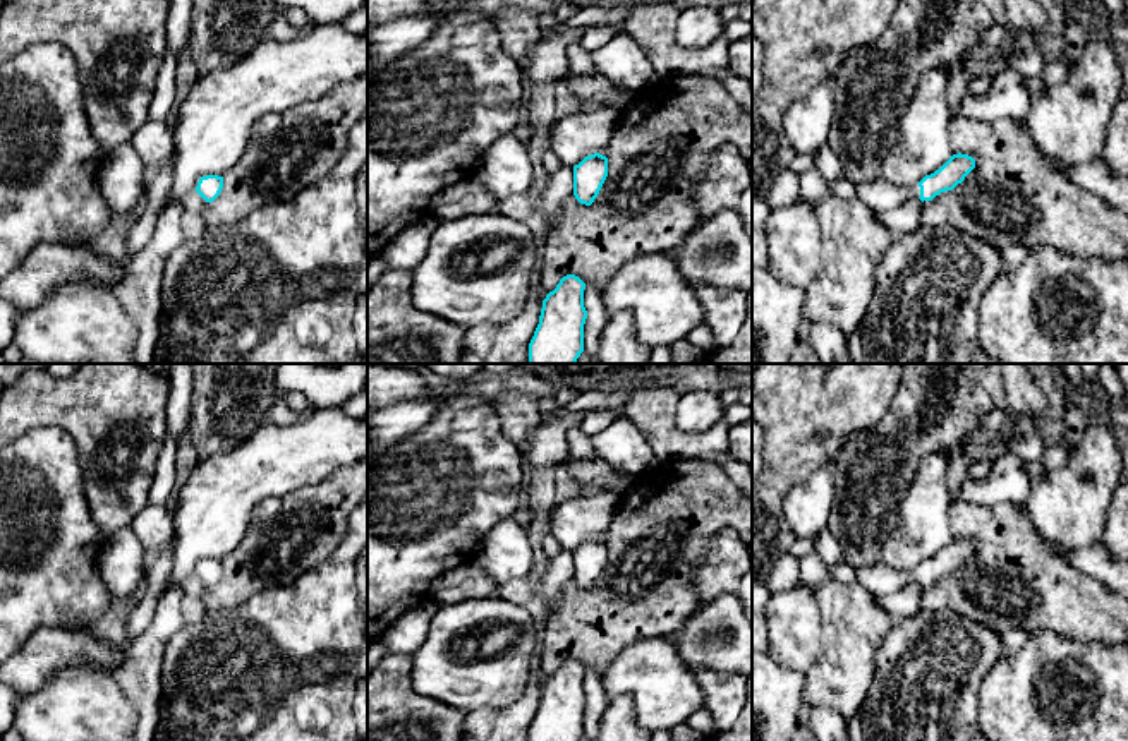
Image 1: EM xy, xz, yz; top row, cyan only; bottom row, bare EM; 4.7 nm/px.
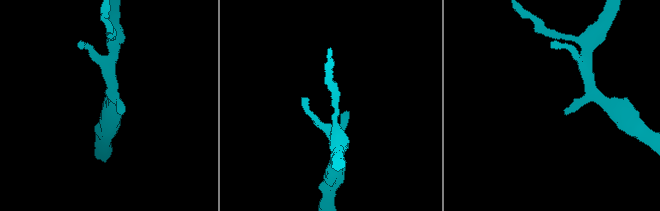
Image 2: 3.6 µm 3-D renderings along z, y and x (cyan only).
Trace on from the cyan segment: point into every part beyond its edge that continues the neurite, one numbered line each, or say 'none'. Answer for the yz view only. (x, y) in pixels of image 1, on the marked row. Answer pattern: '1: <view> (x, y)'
1: yz (881, 194)

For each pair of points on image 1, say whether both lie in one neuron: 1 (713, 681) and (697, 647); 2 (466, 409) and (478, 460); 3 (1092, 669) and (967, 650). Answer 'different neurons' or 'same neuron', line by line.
1: different neurons
2: same neuron
3: different neurons

